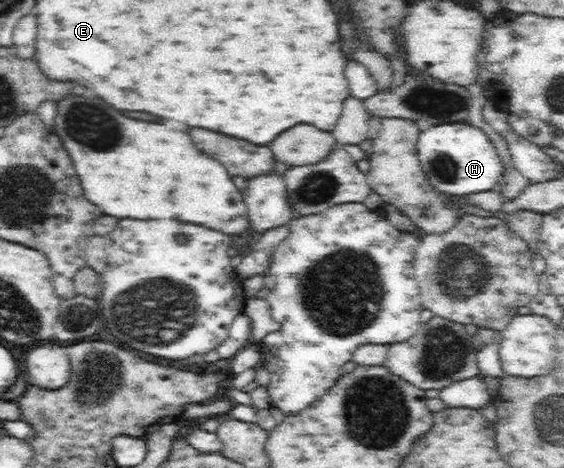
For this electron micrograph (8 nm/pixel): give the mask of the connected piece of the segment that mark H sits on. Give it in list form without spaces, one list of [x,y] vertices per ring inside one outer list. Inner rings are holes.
[[[466,121],[425,126],[419,133],[415,148],[426,184],[439,194],[463,197],[491,190],[503,176],[503,164],[493,143],[481,129]]]

